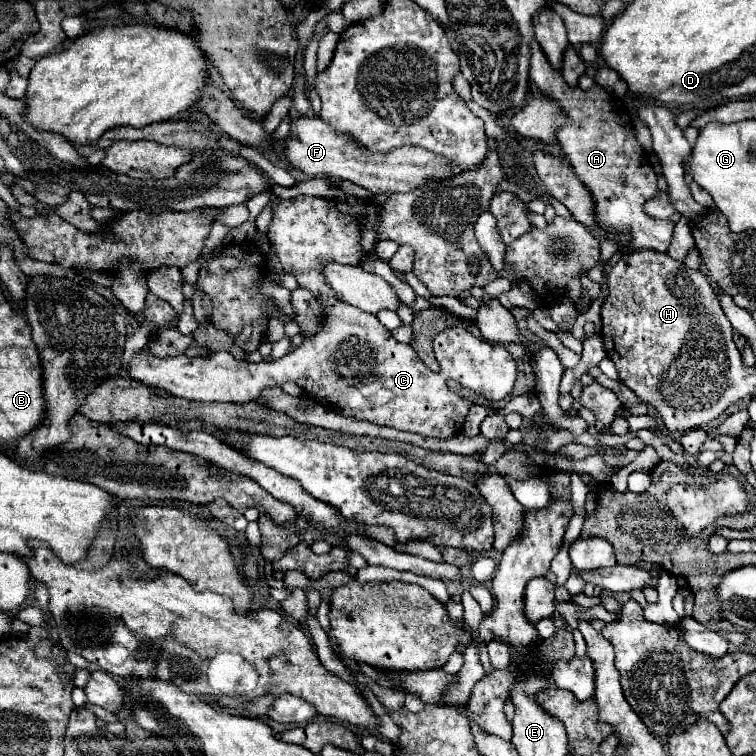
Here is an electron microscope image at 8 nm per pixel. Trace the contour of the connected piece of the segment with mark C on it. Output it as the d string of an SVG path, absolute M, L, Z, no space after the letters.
M350 304L330 306L320 332L308 336L296 350L276 362L254 364L236 360L230 352L214 352L208 358L190 358L184 354L156 358L138 352L134 354L128 372L134 380L160 386L174 396L196 402L246 404L260 400L262 392L268 388L294 382L312 400L340 416L440 440L460 434L470 408L468 400L448 390L442 374L424 366L410 344L400 344L374 314L366 314Z

